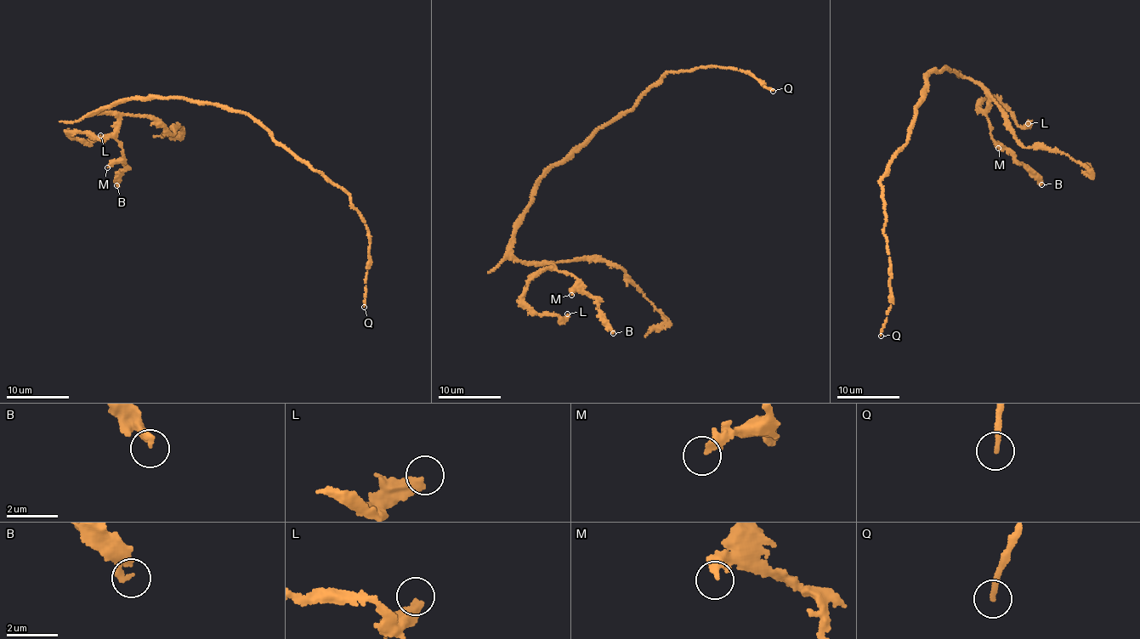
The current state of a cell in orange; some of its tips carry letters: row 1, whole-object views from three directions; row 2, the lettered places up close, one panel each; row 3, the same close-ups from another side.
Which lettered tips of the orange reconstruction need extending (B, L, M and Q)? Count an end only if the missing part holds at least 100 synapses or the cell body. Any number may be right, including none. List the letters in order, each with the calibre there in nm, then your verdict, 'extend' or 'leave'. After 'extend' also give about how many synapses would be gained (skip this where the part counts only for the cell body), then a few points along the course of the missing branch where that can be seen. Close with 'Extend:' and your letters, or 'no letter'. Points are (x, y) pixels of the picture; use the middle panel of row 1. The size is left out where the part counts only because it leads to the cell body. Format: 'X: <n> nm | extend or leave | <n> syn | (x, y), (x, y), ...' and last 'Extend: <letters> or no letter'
B: 220 nm | leave
L: 420 nm | leave
M: 280 nm | leave
Q: 200 nm | leave
Extend: no letter

